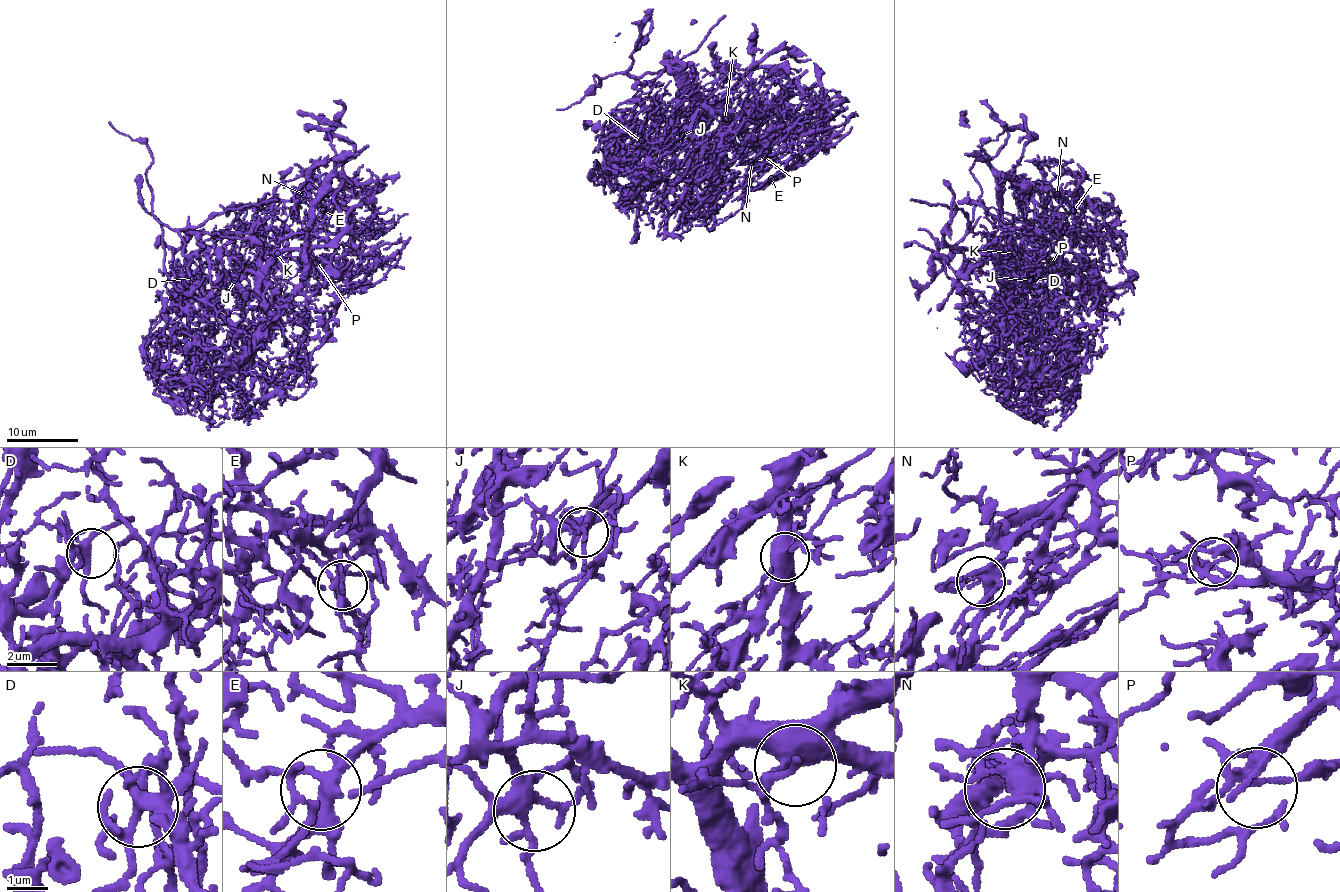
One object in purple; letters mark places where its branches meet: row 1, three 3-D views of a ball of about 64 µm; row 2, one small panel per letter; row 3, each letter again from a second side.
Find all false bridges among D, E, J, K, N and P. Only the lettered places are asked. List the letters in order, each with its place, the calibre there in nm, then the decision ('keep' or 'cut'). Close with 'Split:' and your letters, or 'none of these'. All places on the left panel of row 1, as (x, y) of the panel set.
D: at (193, 278); 280 nm thick; keep
E: at (323, 210); 300 nm thick; keep
J: at (234, 280); 300 nm thick; keep
K: at (277, 253); 420 nm thick; keep
N: at (303, 194); 400 nm thick; keep
P: at (316, 262); 160 nm thick; keep
Split: none of these

